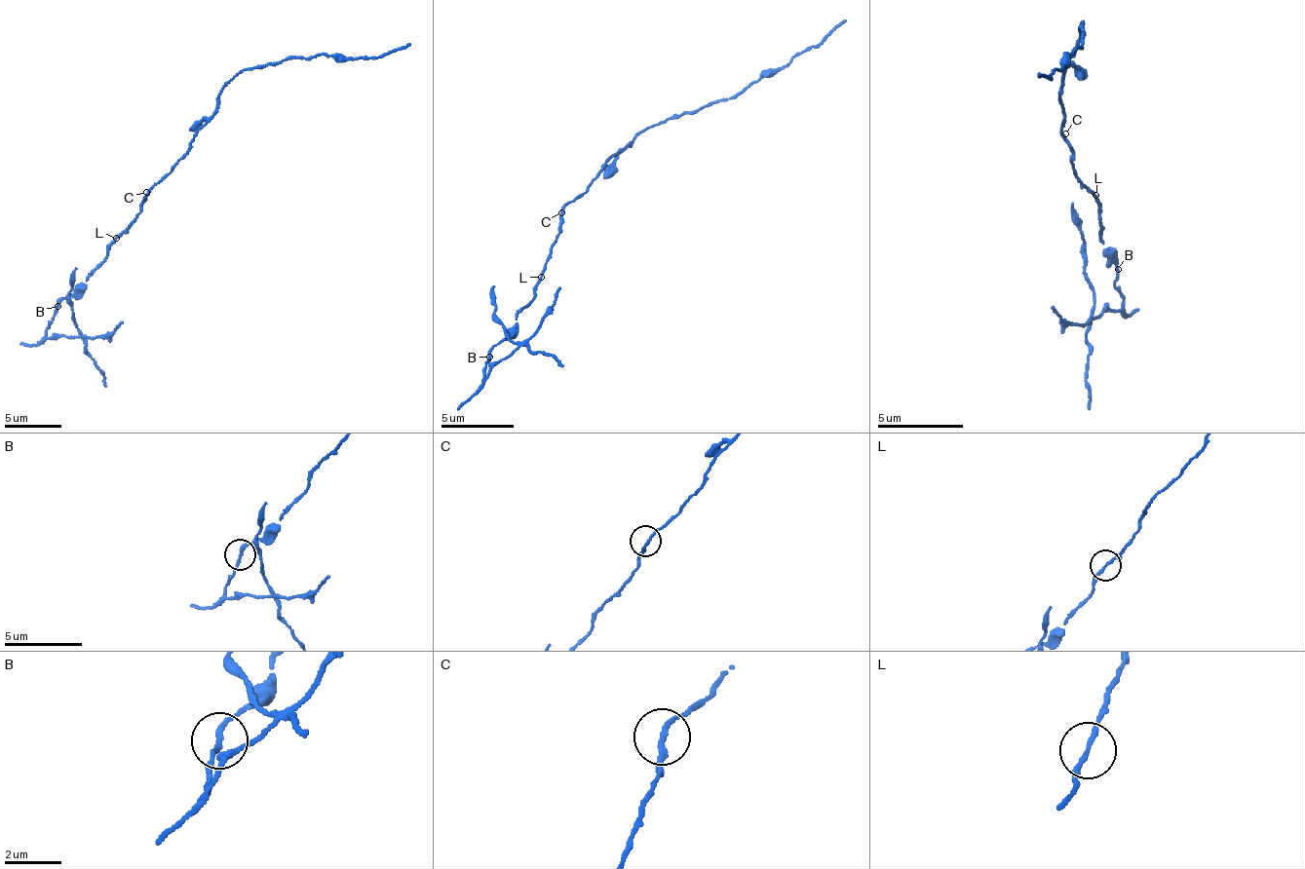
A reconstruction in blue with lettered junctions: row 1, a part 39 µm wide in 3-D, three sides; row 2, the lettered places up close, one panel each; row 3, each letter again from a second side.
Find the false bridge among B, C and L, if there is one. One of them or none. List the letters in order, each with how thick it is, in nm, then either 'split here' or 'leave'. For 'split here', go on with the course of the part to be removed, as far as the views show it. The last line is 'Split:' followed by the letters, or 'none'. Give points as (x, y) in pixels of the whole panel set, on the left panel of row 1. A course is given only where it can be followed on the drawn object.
B: 160 nm thick; split here; foreign part runs (57, 307), (48, 337), (80, 335), (69, 298), (76, 266)
C: 160 nm thick; leave
L: 150 nm thick; leave
Split: B

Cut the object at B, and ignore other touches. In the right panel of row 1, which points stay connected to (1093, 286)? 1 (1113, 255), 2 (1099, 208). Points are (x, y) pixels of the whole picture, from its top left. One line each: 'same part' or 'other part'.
1: other part
2: other part

